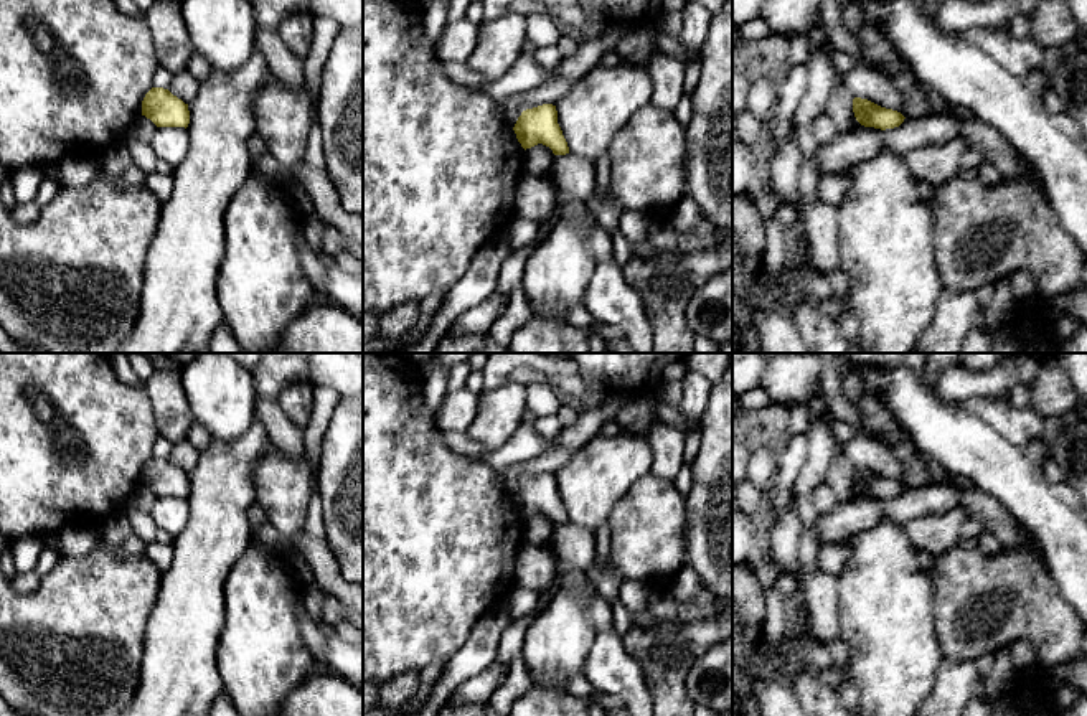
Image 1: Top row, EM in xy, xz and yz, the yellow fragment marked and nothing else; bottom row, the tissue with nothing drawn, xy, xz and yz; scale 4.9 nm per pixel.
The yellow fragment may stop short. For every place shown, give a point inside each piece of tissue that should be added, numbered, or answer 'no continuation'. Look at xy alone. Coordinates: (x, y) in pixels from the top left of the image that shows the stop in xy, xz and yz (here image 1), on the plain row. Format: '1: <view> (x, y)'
no continuation

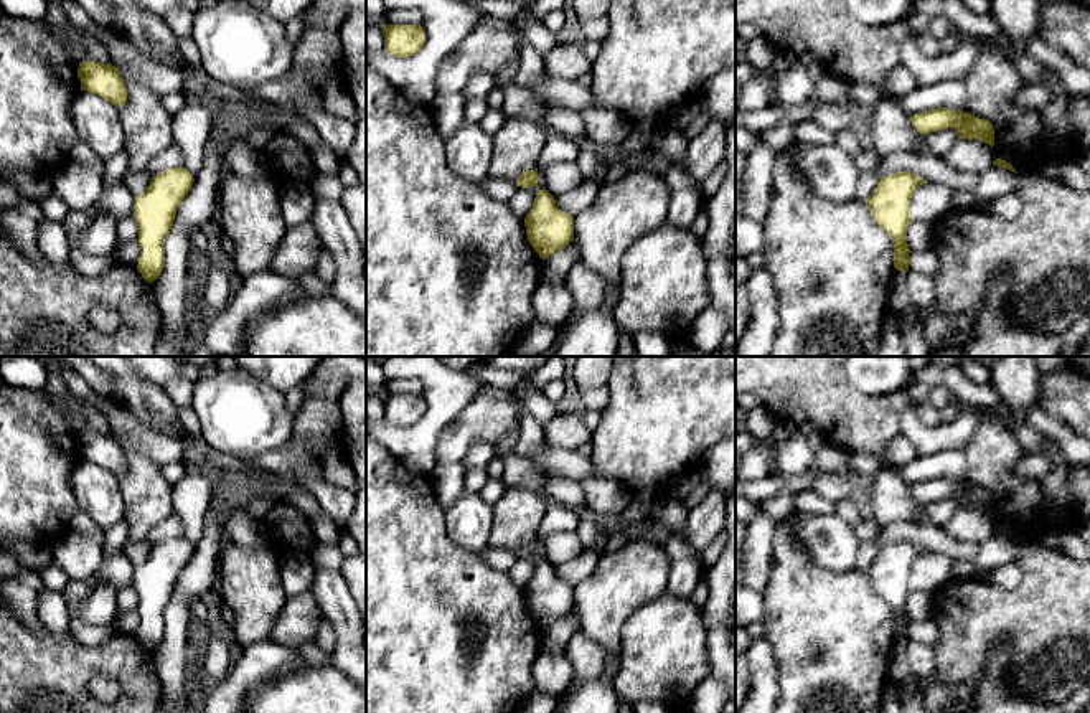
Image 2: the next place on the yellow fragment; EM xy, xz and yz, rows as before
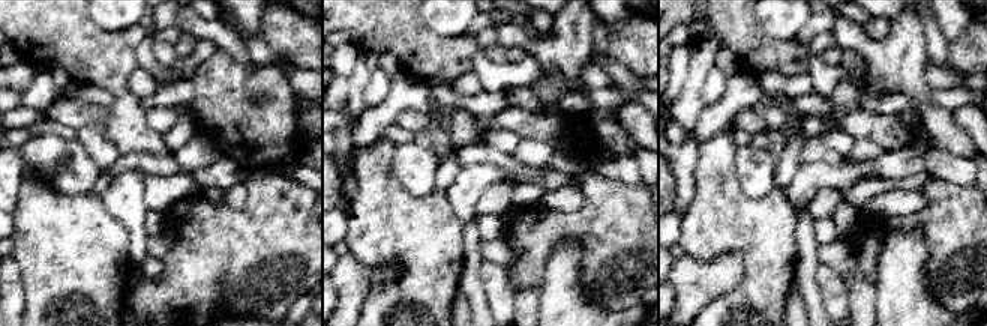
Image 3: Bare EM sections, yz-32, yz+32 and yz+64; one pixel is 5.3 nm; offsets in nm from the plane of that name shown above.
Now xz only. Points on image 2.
no continuation

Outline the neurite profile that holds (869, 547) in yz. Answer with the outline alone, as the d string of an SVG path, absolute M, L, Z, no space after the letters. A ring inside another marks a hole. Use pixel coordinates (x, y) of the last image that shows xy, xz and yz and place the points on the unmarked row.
M877 530L874 536L864 538L861 541L854 569L866 571L872 564L881 548L882 545L879 541L879 530Z

